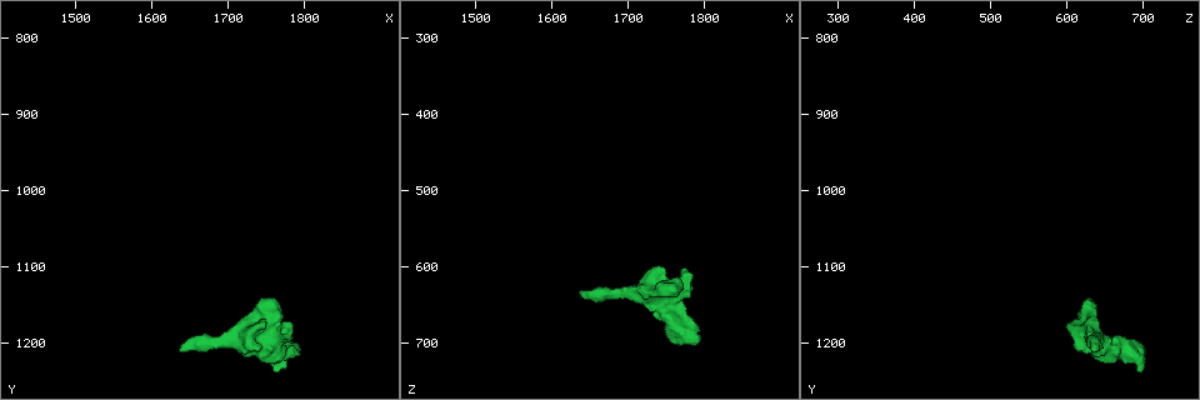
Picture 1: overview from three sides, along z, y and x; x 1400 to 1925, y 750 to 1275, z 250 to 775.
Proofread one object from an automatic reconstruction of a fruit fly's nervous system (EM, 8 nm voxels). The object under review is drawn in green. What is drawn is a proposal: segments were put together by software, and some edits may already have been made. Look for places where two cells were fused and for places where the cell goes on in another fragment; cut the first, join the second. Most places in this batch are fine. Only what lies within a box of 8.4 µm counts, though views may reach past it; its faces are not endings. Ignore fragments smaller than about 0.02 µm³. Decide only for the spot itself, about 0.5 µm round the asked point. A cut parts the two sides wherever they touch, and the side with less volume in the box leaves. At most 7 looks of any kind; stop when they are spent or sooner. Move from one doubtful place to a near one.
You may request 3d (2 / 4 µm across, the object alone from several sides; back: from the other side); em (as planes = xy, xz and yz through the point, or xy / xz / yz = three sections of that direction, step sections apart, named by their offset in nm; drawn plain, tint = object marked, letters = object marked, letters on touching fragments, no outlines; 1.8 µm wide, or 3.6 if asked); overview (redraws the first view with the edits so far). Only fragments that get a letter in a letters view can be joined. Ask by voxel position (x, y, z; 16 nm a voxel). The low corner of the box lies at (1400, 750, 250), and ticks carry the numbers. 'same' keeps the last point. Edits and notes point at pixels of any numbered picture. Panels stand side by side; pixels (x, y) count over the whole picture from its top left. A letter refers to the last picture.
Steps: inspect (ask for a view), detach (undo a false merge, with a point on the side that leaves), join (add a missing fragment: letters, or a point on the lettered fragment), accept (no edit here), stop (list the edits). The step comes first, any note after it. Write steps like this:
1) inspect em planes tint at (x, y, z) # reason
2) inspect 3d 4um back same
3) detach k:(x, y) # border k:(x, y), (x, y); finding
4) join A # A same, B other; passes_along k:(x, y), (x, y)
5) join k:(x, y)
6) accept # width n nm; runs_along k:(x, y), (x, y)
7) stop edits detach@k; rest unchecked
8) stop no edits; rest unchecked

inspect 3d 4um at (1745, 1180, 600) # branch stops here

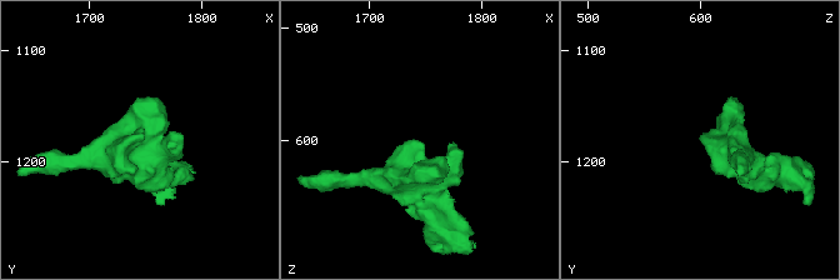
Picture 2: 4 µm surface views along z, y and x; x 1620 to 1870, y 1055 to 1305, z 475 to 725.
inspect em yz step 4 letters at (1742, 1178, 600) # arm_widths 280, 460 nm; shape alone is not enough

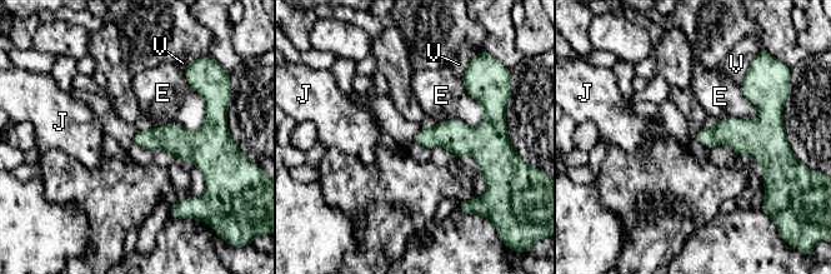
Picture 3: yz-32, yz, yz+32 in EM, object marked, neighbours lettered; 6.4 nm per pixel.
inspect em planes letters same

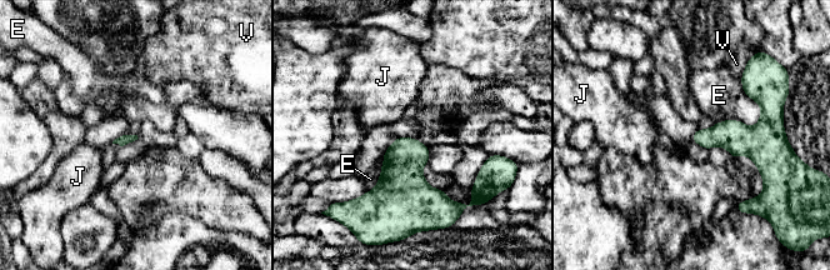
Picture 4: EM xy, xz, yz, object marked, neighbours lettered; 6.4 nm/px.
accept # E other, J other, V other; border 4:(741, 79), (760, 119), (714, 124); no lettered fragment goes on from it

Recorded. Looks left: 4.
inspect em planes letters at (1795, 1210, 695) # free end

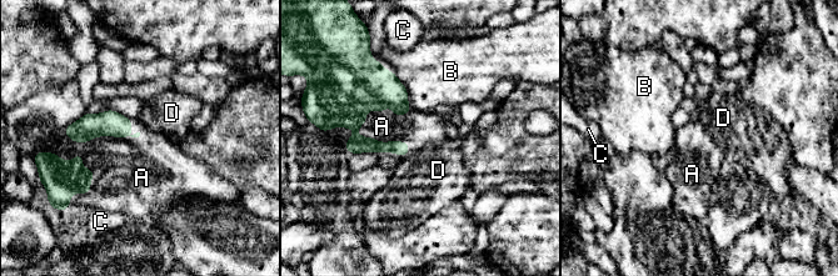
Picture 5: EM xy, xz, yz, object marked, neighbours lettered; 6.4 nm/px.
join A # longest_contact A 340 nm; A same, B other, C other, D other; passes_along 5:(343, 110), (370, 138), (382, 126); the cell continues

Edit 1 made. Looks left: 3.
inspect 3d 4um at (1635, 1210, 635) # free end

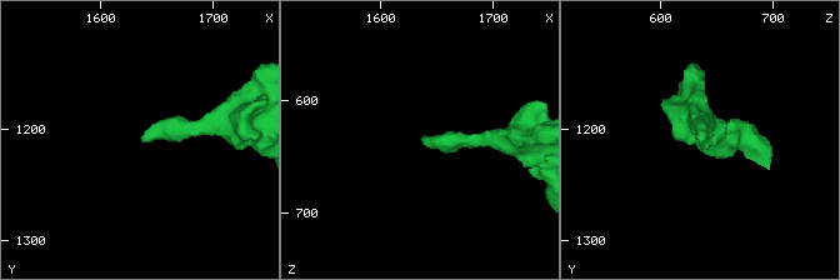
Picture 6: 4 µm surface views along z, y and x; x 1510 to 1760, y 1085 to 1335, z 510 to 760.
inspect em planes letters at (1634, 1206, 634) # now the EM

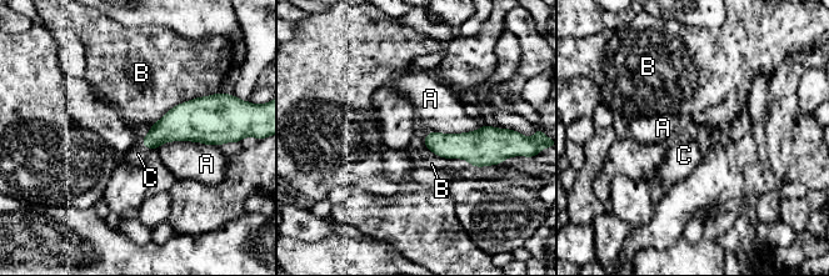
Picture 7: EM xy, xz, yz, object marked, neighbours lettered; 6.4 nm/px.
join C # longest_contact B 460 nm; A other, B other, C same; passes_along 7:(176, 125), (144, 145), (138, 154); the cell continues

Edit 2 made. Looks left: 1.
stop edits join@5, join@7; rest unchecked

